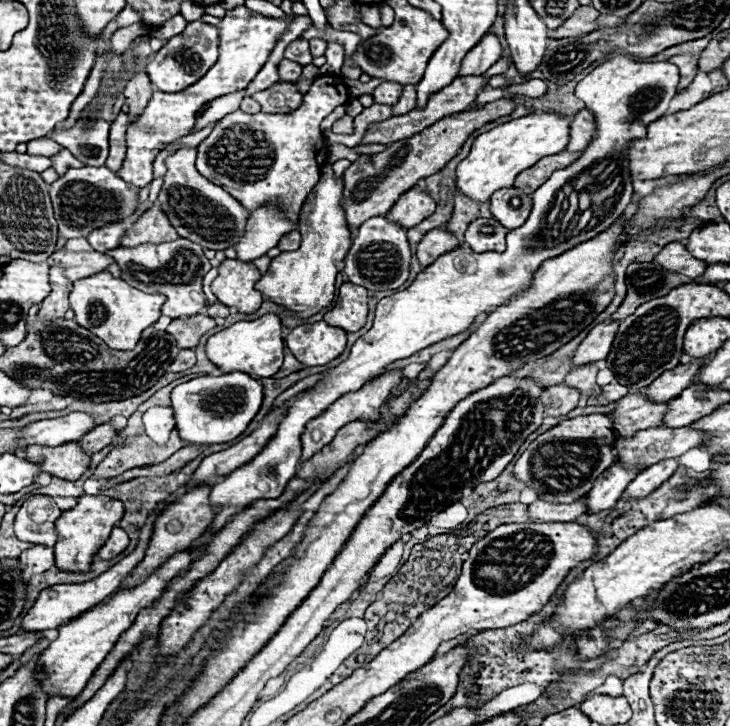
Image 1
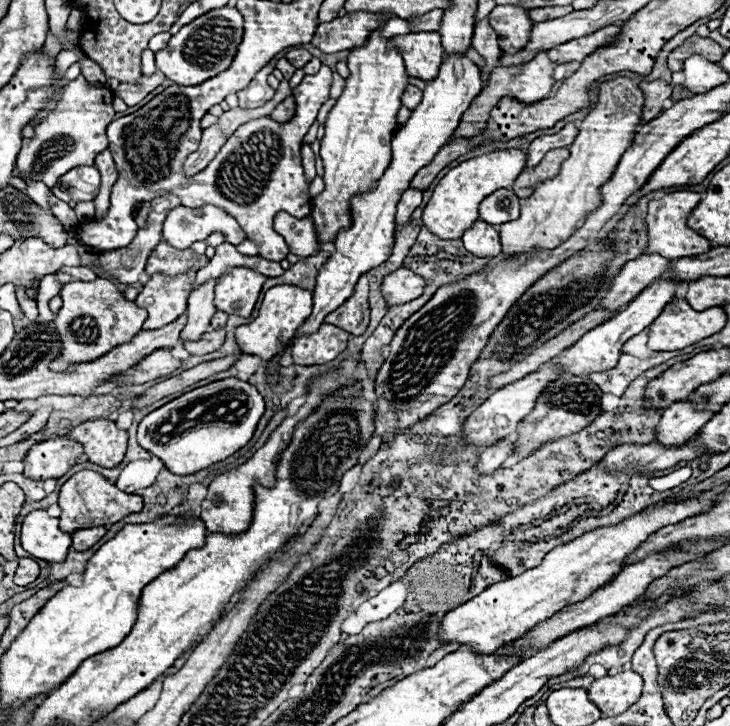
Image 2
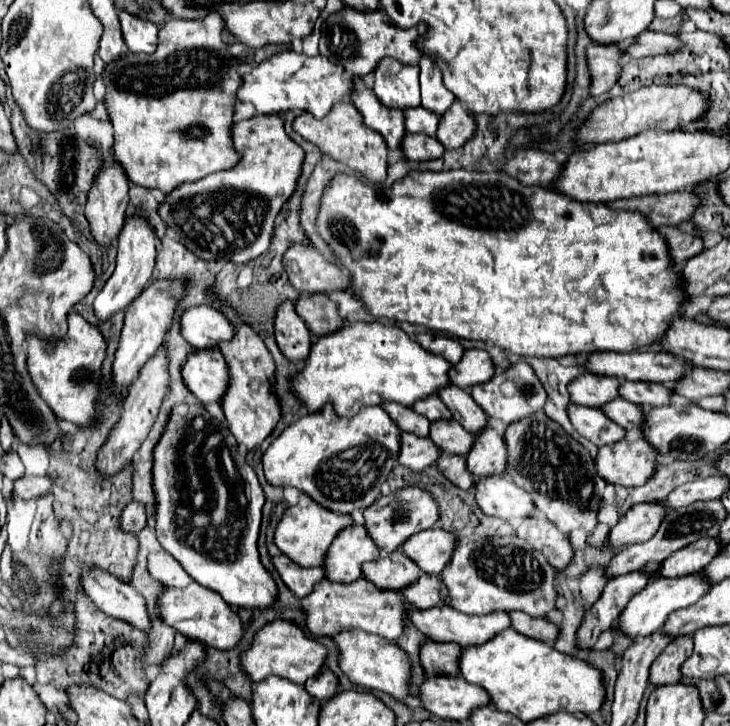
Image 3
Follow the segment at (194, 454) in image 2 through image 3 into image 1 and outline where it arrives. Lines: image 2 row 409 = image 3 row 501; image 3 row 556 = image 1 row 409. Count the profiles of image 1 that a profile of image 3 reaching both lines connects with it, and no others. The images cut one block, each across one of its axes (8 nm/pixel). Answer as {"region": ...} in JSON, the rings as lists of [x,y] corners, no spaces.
{"region":[[[230,372],[184,382],[172,390],[170,398],[176,428],[184,440],[188,440],[190,444],[222,444],[238,438],[248,428],[262,406],[264,388],[246,372]]]}

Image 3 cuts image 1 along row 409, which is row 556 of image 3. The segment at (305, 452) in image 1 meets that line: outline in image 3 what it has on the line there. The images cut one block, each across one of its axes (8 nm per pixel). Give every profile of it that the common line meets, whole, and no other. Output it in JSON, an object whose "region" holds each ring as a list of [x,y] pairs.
{"region":[[[354,524],[334,538],[324,562],[326,578],[330,582],[356,582],[362,578],[362,564],[378,560],[378,556],[380,548],[368,536],[366,528]]]}

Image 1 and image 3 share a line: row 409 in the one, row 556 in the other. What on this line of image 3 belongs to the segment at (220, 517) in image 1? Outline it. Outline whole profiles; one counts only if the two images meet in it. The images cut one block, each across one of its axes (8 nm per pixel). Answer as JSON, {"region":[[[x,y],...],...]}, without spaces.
{"region":[[[302,494],[300,502],[296,506],[286,508],[284,518],[276,528],[274,542],[282,550],[282,554],[292,558],[296,564],[300,564],[300,566],[322,566],[332,540],[338,536],[340,530],[344,530],[352,524],[354,524],[352,516],[334,514],[332,510],[326,510],[326,508],[318,506],[318,502],[314,502],[310,496]]]}

